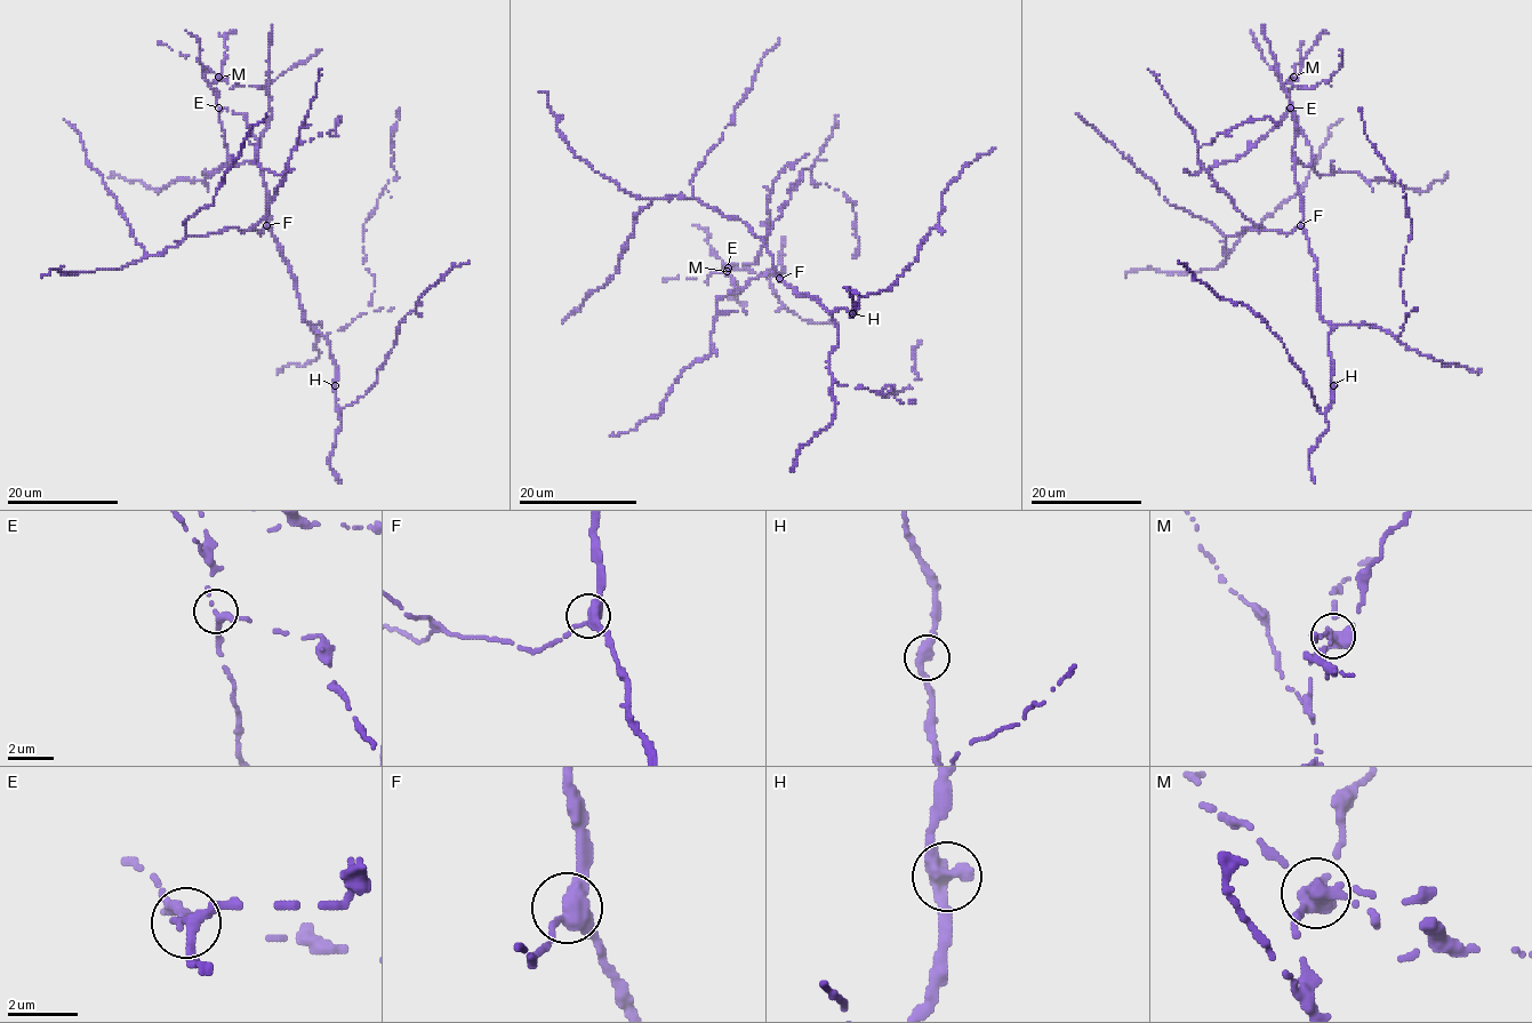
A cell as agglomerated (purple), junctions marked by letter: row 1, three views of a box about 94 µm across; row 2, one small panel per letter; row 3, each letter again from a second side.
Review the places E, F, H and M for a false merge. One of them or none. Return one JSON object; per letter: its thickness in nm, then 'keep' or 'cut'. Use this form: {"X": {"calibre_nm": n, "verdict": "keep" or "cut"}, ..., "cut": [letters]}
{"E": {"calibre_nm": 260, "verdict": "keep"}, "F": {"calibre_nm": 360, "verdict": "keep"}, "H": {"calibre_nm": 440, "verdict": "keep"}, "M": {"calibre_nm": 500, "verdict": "cut"}, "cut": ["M"]}

